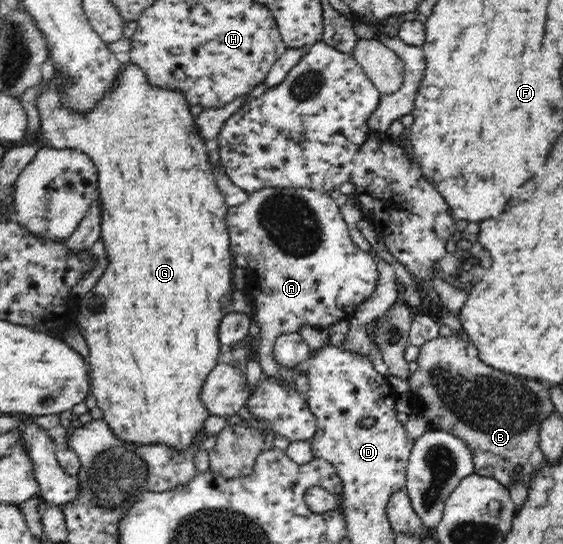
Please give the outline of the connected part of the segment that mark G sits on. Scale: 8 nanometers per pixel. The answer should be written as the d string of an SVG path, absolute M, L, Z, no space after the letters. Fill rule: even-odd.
M127 57L123 58L123 67L121 68L120 74L118 75L118 78L114 79L114 85L112 87L108 87L108 91L102 95L102 98L98 99L96 103L94 103L94 107L92 109L88 109L88 111L80 111L78 113L75 111L75 109L71 109L71 107L67 107L65 105L65 91L67 90L67 87L69 86L69 78L64 74L64 72L60 72L58 68L56 68L54 77L52 77L44 86L42 91L37 94L36 96L36 101L35 101L35 106L39 112L39 120L41 124L41 132L42 135L44 136L44 141L48 143L46 147L54 148L54 149L76 149L80 150L80 152L88 155L90 157L90 160L94 162L94 166L96 166L96 170L98 170L98 185L95 190L95 195L96 195L96 202L99 203L100 205L100 227L101 227L101 241L104 245L105 249L105 254L106 258L109 261L108 264L106 265L106 268L104 269L101 277L98 279L96 284L92 287L92 289L84 295L84 297L80 301L80 306L78 307L77 315L79 319L79 327L80 331L83 334L83 337L86 340L86 343L88 347L90 347L90 357L88 357L88 365L90 365L90 391L91 394L96 398L97 401L97 407L99 407L102 412L104 412L104 420L106 421L106 424L110 426L110 430L114 432L114 435L116 437L120 437L122 441L124 442L129 442L129 443L134 443L134 444L166 444L166 446L170 446L172 448L176 449L189 449L190 445L196 441L196 437L198 437L198 431L200 429L203 429L204 423L206 422L206 418L209 417L209 412L208 410L204 409L202 407L202 402L200 402L200 391L202 389L202 385L204 381L206 381L206 378L208 377L208 374L211 372L211 369L214 369L214 366L218 363L218 352L220 351L220 342L218 341L218 327L220 327L220 323L222 321L222 317L226 315L226 313L230 311L242 311L246 312L249 316L250 313L252 313L252 308L250 308L252 305L252 302L249 302L244 294L241 293L235 293L232 291L232 275L233 271L230 271L230 267L232 267L232 253L230 246L230 238L229 238L229 233L227 230L227 225L226 225L226 214L229 213L230 207L225 203L225 197L223 196L223 193L220 191L220 188L218 187L217 181L215 180L215 173L213 172L213 168L210 164L210 160L208 159L208 148L206 148L206 140L203 139L203 137L200 135L199 132L199 127L197 126L195 117L191 112L190 112L190 105L187 102L186 96L183 95L179 89L162 89L161 87L158 87L157 85L152 85L148 81L148 76L144 74L144 71L138 67L138 65L134 64L133 61L127 59Z

